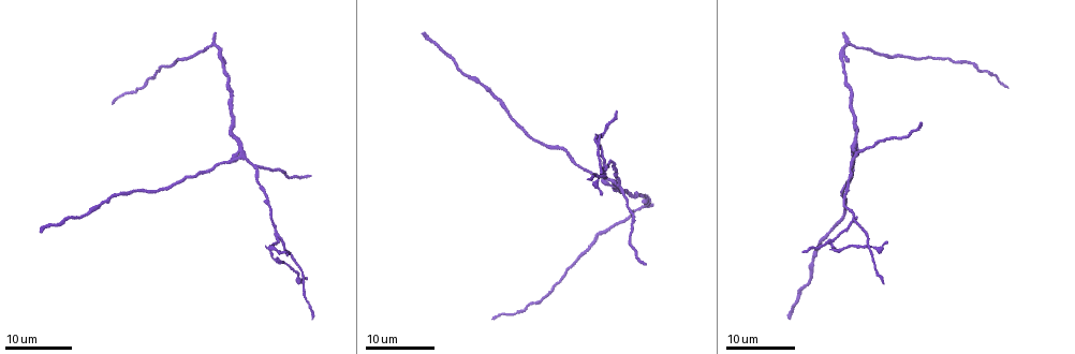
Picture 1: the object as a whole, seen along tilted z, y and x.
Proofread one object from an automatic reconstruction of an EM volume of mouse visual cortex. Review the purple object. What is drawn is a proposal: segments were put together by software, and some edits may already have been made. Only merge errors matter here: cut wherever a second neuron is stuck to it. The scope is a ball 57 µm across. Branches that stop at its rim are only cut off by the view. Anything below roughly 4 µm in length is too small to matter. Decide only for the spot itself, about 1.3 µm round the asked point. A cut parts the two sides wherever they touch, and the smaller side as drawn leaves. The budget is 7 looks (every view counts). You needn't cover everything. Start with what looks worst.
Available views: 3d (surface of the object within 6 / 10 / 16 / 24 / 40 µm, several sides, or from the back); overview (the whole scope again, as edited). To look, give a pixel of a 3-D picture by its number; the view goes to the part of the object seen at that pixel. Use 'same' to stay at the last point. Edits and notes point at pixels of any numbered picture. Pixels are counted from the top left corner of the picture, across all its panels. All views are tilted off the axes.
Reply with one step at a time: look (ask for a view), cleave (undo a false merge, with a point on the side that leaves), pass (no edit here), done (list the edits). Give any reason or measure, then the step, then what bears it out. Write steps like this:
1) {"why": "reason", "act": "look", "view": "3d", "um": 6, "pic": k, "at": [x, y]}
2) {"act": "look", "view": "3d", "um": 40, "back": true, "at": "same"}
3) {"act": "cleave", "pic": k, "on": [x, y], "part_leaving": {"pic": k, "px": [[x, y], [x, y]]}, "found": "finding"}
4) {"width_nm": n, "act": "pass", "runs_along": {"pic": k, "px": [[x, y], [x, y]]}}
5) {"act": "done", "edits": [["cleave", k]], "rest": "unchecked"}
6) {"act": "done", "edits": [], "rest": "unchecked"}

{"why": "branch point", "act": "look", "view": "3d", "um": 16, "pic": 1, "at": [852, 219]}

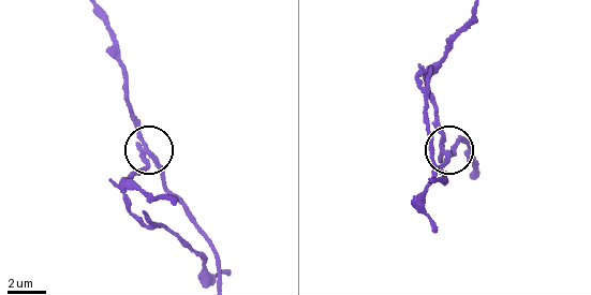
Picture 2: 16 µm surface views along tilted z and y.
{"act": "look", "view": "3d", "um": 10, "pic": 2, "at": [450, 154]}

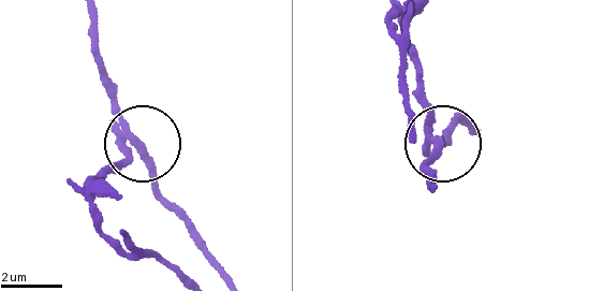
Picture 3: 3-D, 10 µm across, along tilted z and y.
{"why": "zoom in", "act": "look", "view": "3d", "um": 6, "pic": 3, "at": [137, 141]}

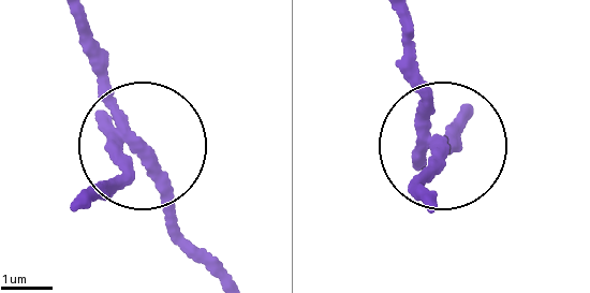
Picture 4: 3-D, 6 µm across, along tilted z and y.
{"act": "cleave", "pic": 4, "on": [124, 184], "part_leaving": {"pic": 4, "px": [[120, 137], [109, 177], [82, 194]]}, "found": "two neurons meet here"}

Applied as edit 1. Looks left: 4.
{"act": "look", "view": "overview"}

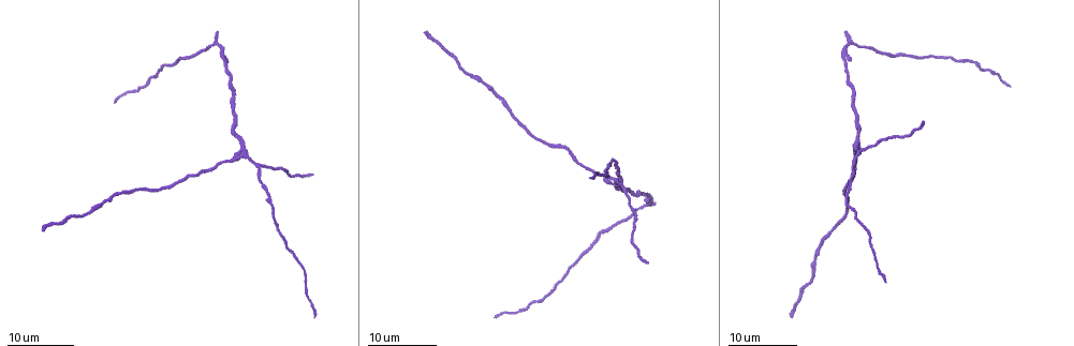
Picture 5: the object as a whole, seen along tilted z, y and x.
{"act": "look", "view": "3d", "um": 24, "pic": 5, "at": [242, 155]}

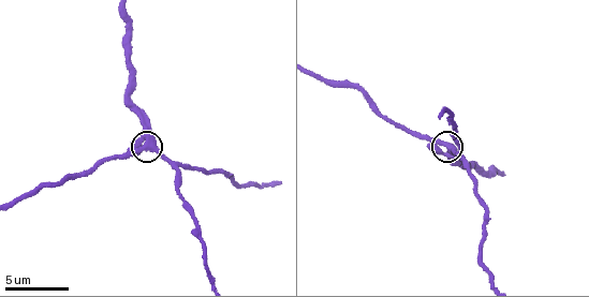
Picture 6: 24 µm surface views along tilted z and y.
{"why": "zoom in", "act": "look", "view": "3d", "um": 10, "pic": 6, "at": [448, 147]}

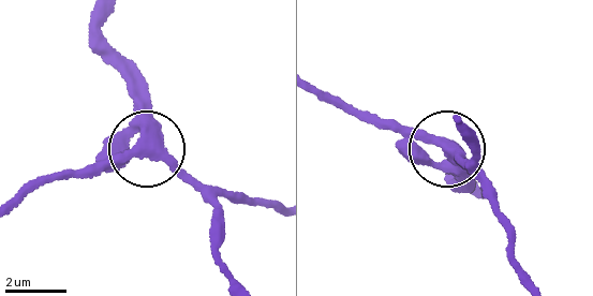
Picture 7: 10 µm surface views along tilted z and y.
{"act": "pass", "runs_along": {"pic": 7, "px": [[99, 21], [102, 44], [137, 108], [142, 144], [205, 197]]}, "found": "all the same neuron"}

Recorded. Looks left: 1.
{"why": "thin neck", "act": "look", "view": "3d", "um": 6, "pic": 6, "at": [179, 192]}

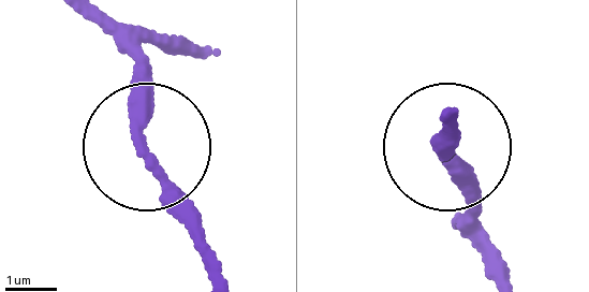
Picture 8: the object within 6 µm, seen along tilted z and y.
{"act": "pass", "runs_along": {"pic": 8, "px": [[86, 18], [136, 64], [144, 154], [165, 204], [204, 242]]}, "found": "continuous, no second neuron"}

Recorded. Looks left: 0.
{"act": "done", "edits": [["cleave", 4]], "rest": "unchecked"}

